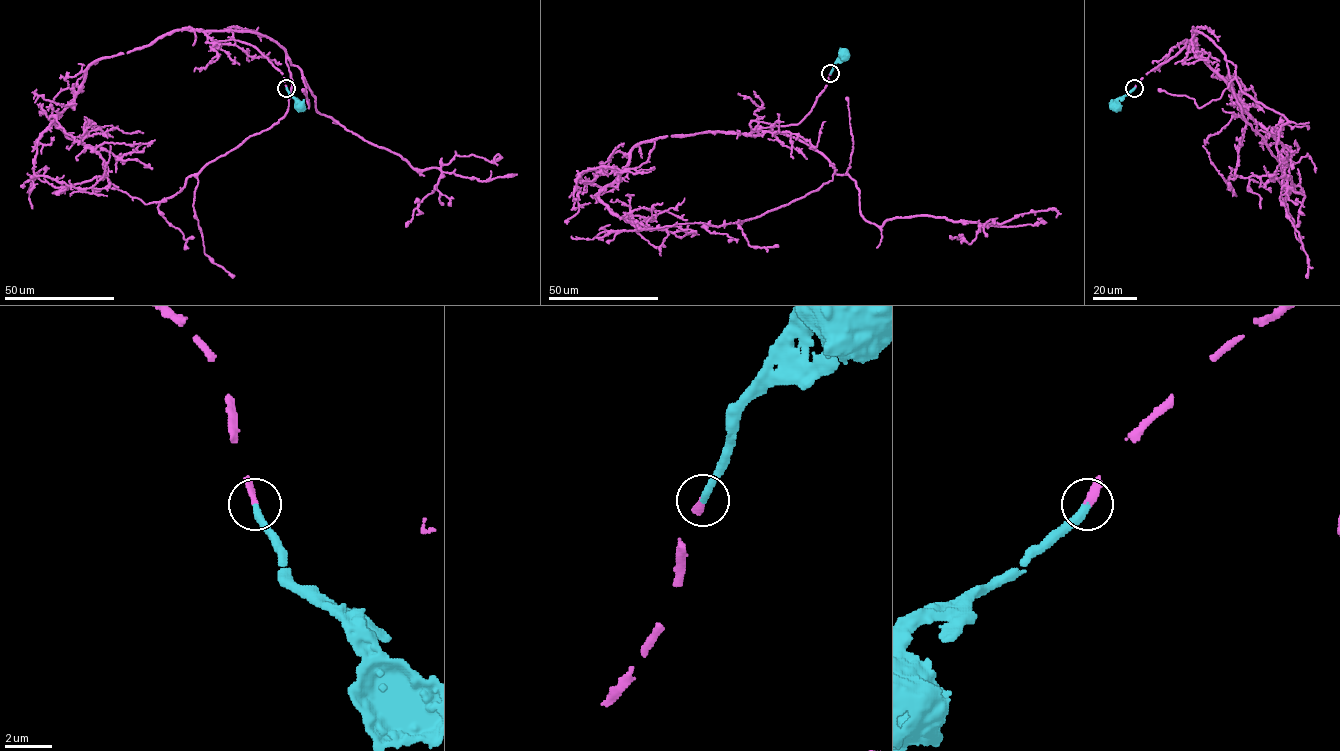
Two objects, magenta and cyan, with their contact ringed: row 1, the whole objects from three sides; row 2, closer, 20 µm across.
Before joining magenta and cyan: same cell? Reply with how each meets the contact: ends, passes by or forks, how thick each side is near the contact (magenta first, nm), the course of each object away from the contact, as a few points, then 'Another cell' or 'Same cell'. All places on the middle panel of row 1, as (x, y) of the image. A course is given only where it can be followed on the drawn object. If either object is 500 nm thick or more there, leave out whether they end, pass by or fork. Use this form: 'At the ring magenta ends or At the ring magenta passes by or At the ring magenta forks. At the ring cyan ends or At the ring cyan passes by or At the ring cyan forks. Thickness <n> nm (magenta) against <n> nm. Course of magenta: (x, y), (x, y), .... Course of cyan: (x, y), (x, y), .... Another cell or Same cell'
At the ring magenta ends. At the ring cyan ends. Thickness 300 nm (magenta) against 340 nm. Course of magenta: (830, 73), (798, 123), (758, 122), (748, 135), (786, 134), (820, 152), (855, 181), (866, 220), (1056, 217). Course of cyan: (830, 73), (843, 53). Same cell

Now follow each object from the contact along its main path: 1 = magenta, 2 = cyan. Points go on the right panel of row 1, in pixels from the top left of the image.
1: (1134, 88), (1203, 33), (1240, 88), (1287, 120), (1278, 174)
2: (1134, 88), (1120, 97), (1114, 107)

